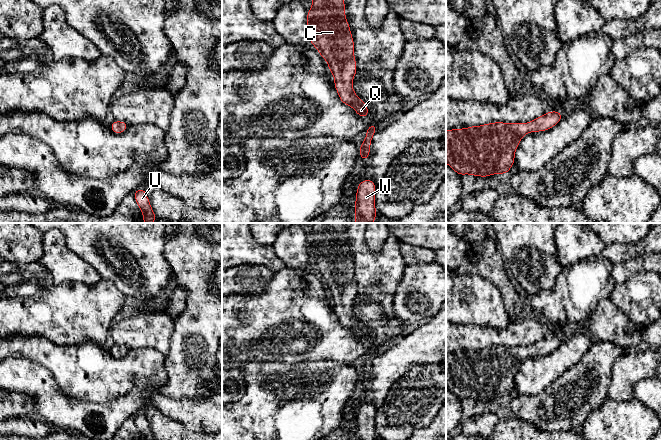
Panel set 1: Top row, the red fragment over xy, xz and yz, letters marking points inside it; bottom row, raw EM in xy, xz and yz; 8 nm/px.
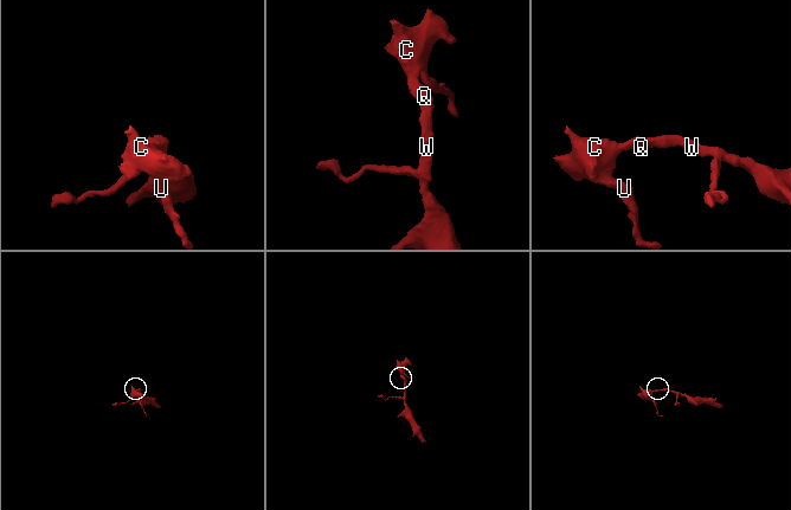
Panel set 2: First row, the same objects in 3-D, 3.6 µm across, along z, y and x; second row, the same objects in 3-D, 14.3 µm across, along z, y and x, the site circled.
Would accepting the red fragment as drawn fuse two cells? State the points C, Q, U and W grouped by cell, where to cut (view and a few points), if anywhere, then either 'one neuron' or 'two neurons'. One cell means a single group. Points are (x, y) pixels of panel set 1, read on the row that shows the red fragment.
groups C Q U W; cut none; one neuron

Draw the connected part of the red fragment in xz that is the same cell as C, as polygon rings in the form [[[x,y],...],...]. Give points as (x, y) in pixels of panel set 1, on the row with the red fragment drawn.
[[[312,0],[312,8],[307,11],[307,29],[309,43],[313,44],[321,57],[328,63],[328,70],[334,76],[334,87],[342,103],[352,107],[359,117],[369,117],[370,113],[363,100],[354,92],[352,81],[357,72],[354,56],[354,39],[350,26],[345,19],[344,0]]]

